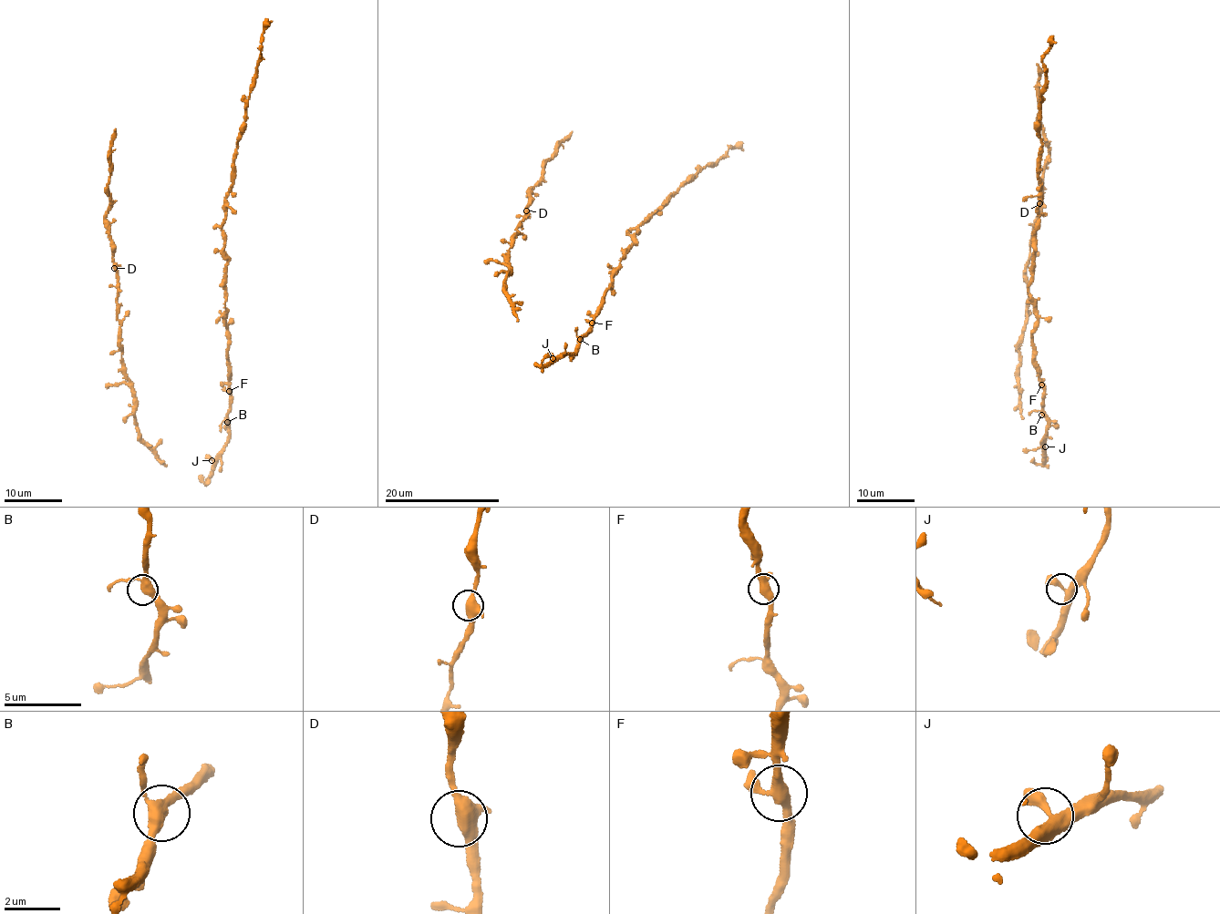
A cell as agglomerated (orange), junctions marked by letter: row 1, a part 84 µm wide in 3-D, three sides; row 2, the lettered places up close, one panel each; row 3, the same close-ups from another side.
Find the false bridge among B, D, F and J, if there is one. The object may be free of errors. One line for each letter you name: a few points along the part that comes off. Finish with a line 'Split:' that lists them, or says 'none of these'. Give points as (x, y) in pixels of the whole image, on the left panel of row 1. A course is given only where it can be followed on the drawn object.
Split: none of these

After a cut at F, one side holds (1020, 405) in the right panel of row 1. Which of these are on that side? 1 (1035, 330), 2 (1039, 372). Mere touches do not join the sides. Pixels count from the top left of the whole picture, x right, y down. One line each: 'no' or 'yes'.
1: no
2: no

